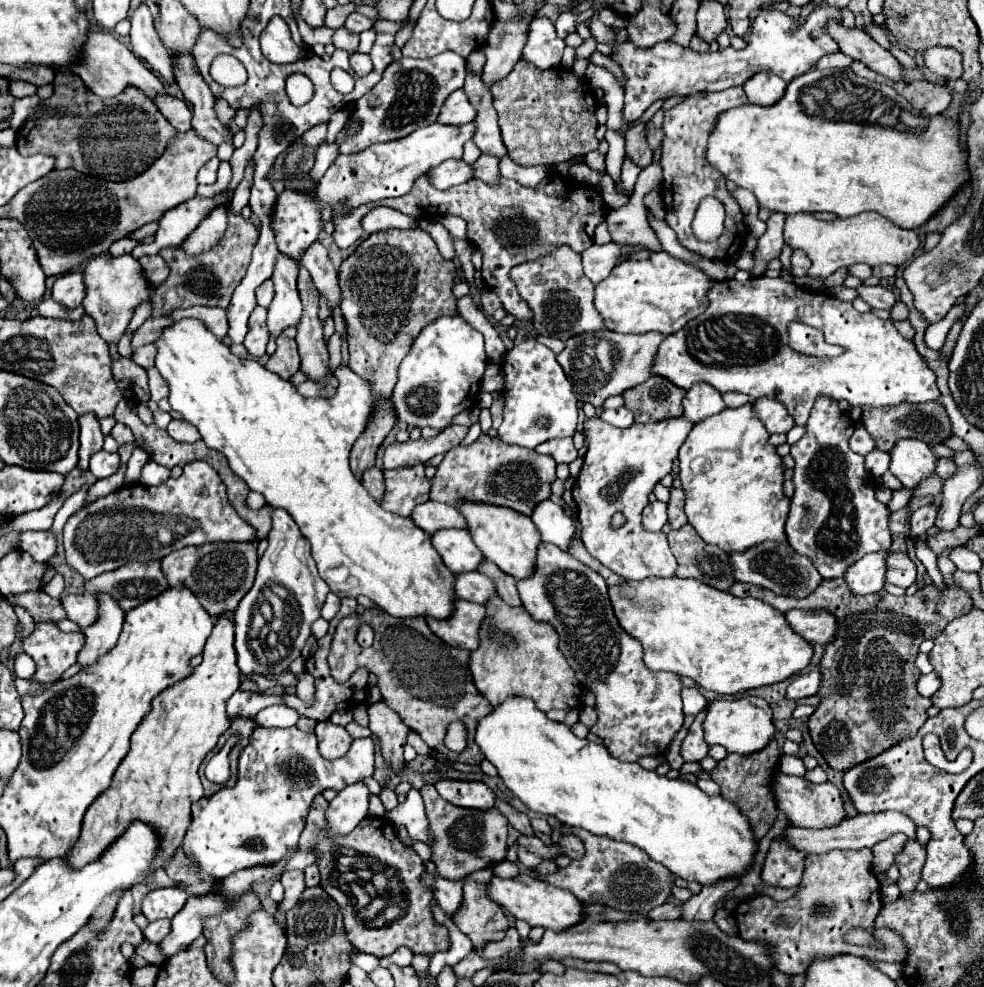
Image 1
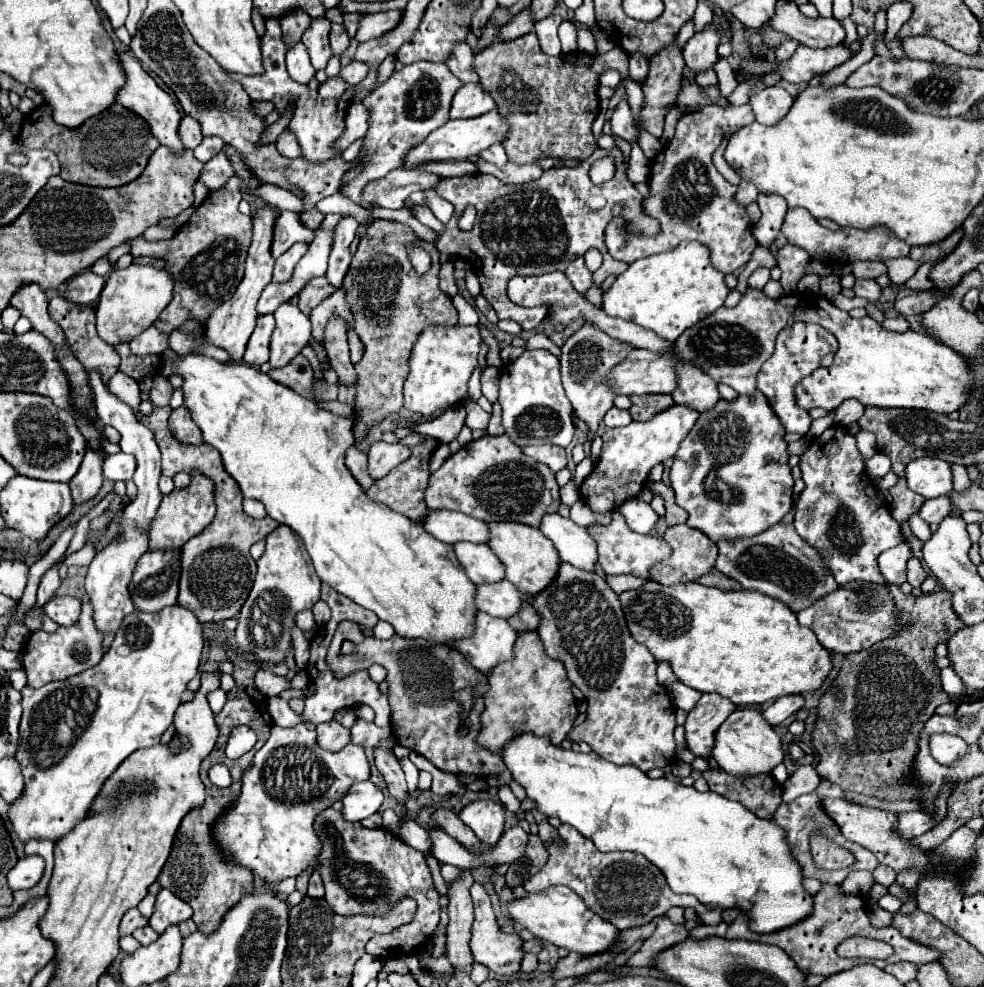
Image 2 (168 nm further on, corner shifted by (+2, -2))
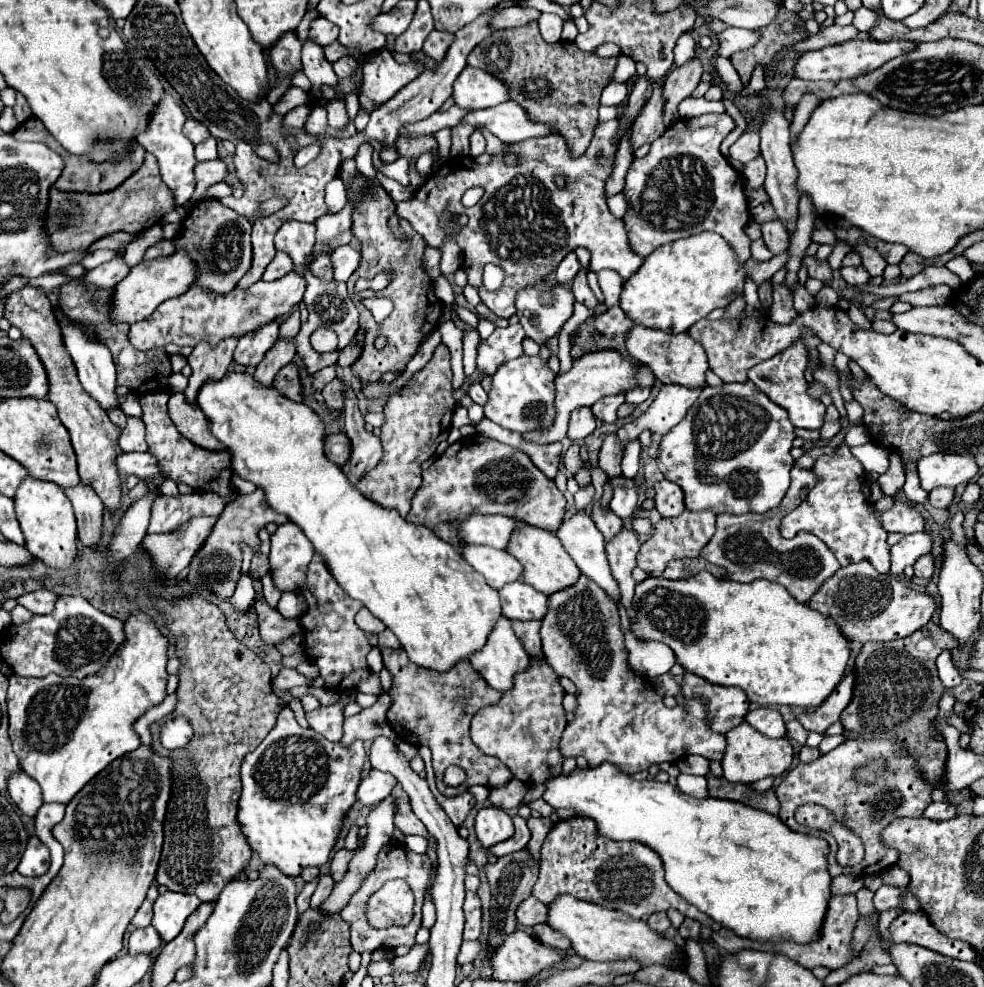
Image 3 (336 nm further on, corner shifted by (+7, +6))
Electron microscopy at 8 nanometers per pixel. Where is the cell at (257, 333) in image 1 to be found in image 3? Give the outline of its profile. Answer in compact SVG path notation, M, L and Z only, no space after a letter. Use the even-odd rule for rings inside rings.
M271 322L257 332L249 332L247 336L243 336L239 340L233 360L241 366L257 366L263 360L263 356L267 354L267 350L271 350L277 336L279 336L277 322Z

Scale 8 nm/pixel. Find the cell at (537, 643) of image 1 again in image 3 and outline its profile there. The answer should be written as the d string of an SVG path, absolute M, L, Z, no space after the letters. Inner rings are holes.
M531 658L529 670L515 676L515 688L505 692L499 704L475 714L471 722L471 738L475 746L481 752L499 758L521 782L547 782L547 778L557 776L563 766L563 756L559 754L561 732L567 724L561 704L563 694L559 676L553 668L545 660Z

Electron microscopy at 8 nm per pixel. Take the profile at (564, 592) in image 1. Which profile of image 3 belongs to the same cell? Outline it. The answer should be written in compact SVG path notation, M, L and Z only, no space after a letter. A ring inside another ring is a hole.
M581 576L575 586L549 596L549 612L541 620L541 640L547 664L555 670L557 676L567 676L577 686L577 708L573 712L575 718L567 722L559 744L561 754L565 758L583 756L593 768L603 762L611 762L627 774L649 770L653 764L661 762L677 762L683 754L699 754L707 760L719 762L723 760L723 752L727 748L725 734L711 732L707 704L701 698L693 698L693 708L691 699L687 699L684 705L667 708L661 696L649 684L649 680L643 678L643 690L637 690L637 686L633 688L627 684L627 678L631 678L633 672L627 662L617 606L597 584L587 580L587 576Z

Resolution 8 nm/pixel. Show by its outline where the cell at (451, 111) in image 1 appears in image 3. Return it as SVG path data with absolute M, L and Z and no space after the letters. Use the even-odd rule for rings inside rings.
M467 66L455 80L453 98L457 106L471 110L489 108L511 100L507 84L503 84L499 78L491 76L489 72L471 66Z

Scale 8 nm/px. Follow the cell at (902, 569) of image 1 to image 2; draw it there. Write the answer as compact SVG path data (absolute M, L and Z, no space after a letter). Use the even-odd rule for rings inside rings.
M912 558L912 560L908 560L908 584L912 586L912 588L918 588L920 584L922 584L922 580L926 578L926 572L924 572L924 568L922 568L922 564L920 564L920 560L918 558Z

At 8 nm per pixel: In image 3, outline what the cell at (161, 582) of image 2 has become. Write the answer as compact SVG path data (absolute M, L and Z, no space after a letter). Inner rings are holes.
M199 516L181 524L175 532L147 534L143 546L151 554L155 568L167 578L175 578L189 566L191 556L203 548L203 540L207 540L207 532L211 532L215 520L217 516Z

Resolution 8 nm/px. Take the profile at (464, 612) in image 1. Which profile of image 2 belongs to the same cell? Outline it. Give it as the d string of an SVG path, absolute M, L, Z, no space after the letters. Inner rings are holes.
M478 612L472 636L468 636L466 640L456 640L456 644L450 646L468 656L476 670L488 674L496 664L512 658L514 640L516 630L506 620Z

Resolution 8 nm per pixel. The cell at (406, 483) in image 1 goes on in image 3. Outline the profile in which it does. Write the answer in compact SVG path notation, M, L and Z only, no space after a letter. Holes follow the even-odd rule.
M439 344L433 352L433 358L415 372L405 386L391 394L383 416L385 422L381 426L381 444L383 456L379 464L367 472L355 488L371 502L397 510L403 518L411 508L411 498L421 486L421 464L435 454L438 444L447 440L451 430L451 416L455 412L455 396L451 386L451 354L445 344Z

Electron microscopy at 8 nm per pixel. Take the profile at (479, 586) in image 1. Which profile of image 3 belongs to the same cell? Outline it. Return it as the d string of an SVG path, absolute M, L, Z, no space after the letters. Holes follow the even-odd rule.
M511 582L499 590L503 616L509 620L543 620L547 614L547 596L525 582Z

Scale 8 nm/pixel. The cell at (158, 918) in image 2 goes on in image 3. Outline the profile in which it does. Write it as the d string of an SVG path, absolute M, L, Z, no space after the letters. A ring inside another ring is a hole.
M165 892L155 900L155 916L153 916L153 928L159 932L163 940L173 940L191 916L195 908L201 904L197 896L191 894L179 894L179 892Z

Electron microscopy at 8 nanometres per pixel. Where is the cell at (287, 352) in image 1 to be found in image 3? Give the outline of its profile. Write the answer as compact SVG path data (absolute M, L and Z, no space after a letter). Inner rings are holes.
M287 364L283 366L277 376L273 386L289 400L293 402L301 402L301 382L299 382L299 368L295 364Z

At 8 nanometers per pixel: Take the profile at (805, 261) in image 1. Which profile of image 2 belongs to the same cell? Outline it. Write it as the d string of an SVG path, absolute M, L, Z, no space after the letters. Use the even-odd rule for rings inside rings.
M788 244L778 250L778 268L782 270L780 284L786 294L796 292L796 284L806 274L808 262L810 262L810 256L804 250L800 250L798 246Z

